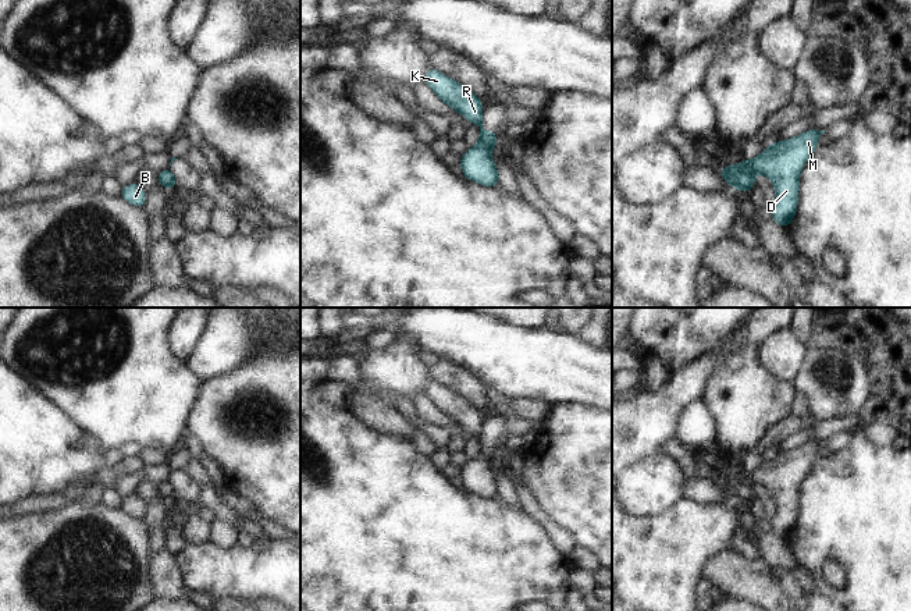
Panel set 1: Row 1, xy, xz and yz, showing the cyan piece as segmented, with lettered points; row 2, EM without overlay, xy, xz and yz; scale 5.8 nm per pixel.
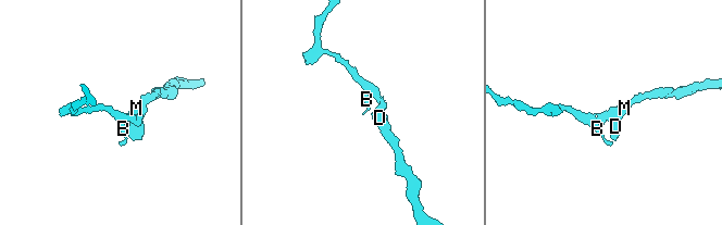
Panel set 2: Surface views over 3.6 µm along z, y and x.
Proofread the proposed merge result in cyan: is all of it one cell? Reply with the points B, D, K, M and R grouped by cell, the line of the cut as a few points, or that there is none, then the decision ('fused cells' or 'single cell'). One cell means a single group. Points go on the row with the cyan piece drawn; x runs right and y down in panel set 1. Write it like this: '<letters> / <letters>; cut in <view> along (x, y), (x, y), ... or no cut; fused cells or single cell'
B K R / D M; cut in yz along (739, 170), (750, 174); fused cells

